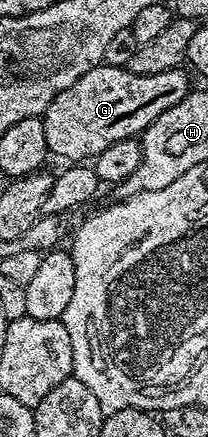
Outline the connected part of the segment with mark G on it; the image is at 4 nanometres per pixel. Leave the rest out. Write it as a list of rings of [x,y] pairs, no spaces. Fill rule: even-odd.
[[[105,62],[88,70],[68,90],[56,94],[56,98],[42,113],[46,151],[51,157],[63,156],[66,162],[78,162],[87,156],[93,157],[106,148],[107,142],[129,140],[137,137],[149,124],[156,122],[164,110],[176,106],[191,91],[190,80],[182,68],[173,68],[164,74],[132,74],[125,66],[117,68]]]

